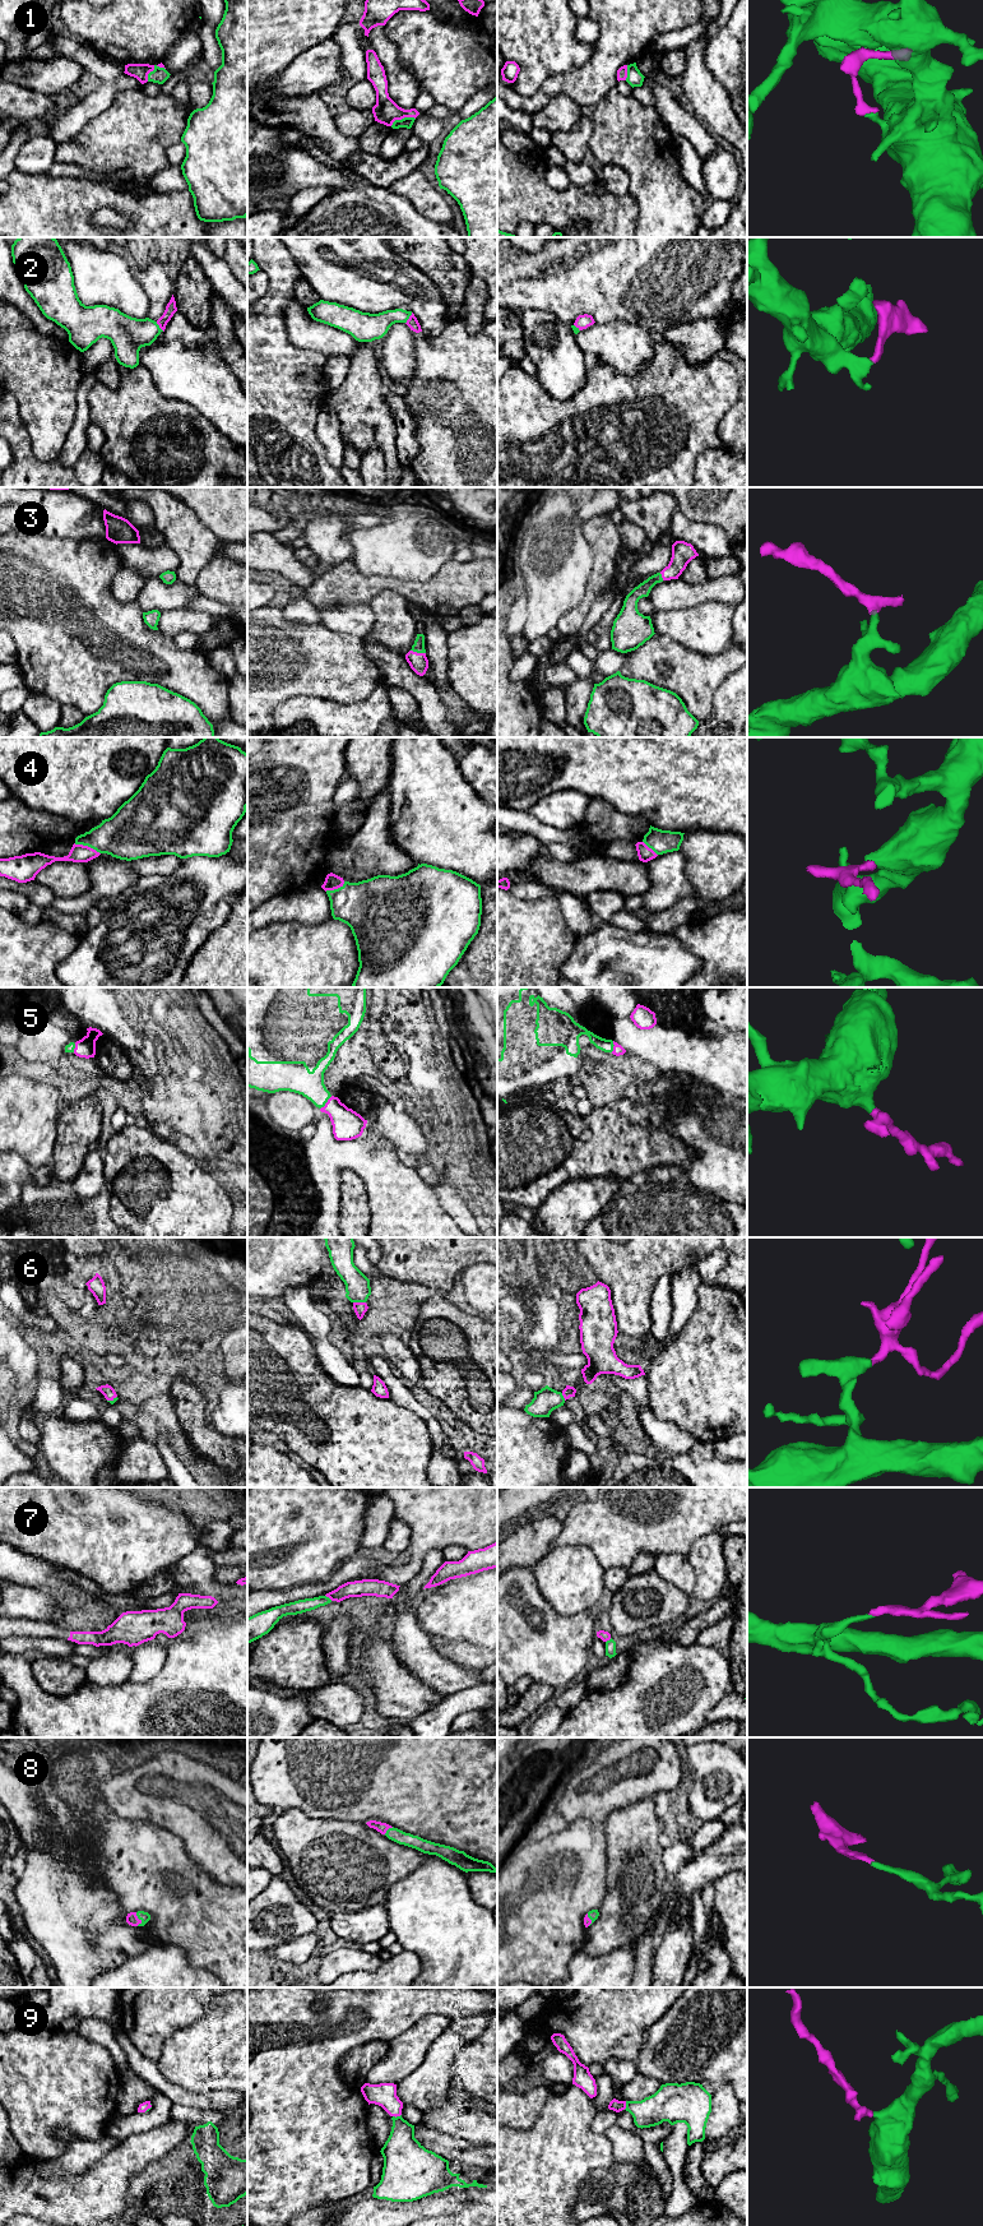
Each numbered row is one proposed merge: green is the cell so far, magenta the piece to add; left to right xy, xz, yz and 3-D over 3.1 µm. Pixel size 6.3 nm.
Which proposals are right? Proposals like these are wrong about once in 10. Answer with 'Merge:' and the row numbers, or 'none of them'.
Merge: 1, 2, 3, 4, 5, 6, 8, 9

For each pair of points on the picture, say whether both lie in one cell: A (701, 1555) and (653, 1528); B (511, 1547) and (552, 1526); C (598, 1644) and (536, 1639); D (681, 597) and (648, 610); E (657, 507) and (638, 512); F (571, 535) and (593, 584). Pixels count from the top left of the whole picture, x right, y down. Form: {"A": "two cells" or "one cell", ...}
{"A": "two cells", "B": "one cell", "C": "two cells", "D": "two cells", "E": "one cell", "F": "two cells"}

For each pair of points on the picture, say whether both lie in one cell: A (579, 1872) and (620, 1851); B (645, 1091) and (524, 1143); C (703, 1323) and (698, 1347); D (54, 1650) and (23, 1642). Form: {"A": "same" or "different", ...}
{"A": "different", "B": "same", "C": "same", "D": "same"}

